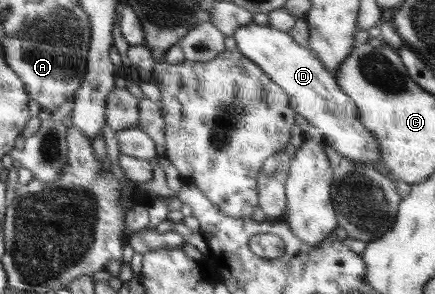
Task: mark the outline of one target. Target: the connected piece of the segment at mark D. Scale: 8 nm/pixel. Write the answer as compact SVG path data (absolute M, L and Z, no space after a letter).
M255 22L241 26L233 32L237 50L257 64L288 96L289 105L295 113L301 114L308 120L310 126L314 126L320 133L326 136L329 144L342 156L358 159L363 163L373 163L381 160L379 154L379 142L363 127L359 119L355 102L350 99L338 86L336 77L325 69L322 61L304 45L298 44L287 32L271 27L269 24L260 26Z

